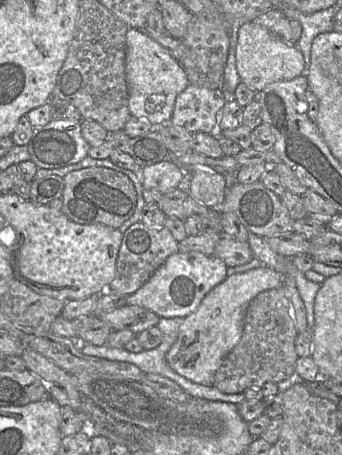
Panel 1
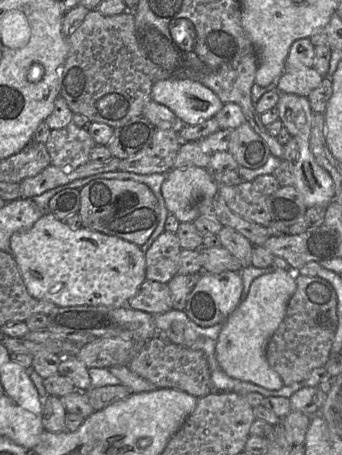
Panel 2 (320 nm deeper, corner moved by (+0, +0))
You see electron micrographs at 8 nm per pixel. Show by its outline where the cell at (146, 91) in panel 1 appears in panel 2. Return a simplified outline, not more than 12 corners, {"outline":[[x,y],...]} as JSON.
{"outline":[[190,79],[154,82],[151,99],[183,124],[213,118],[224,103]]}

